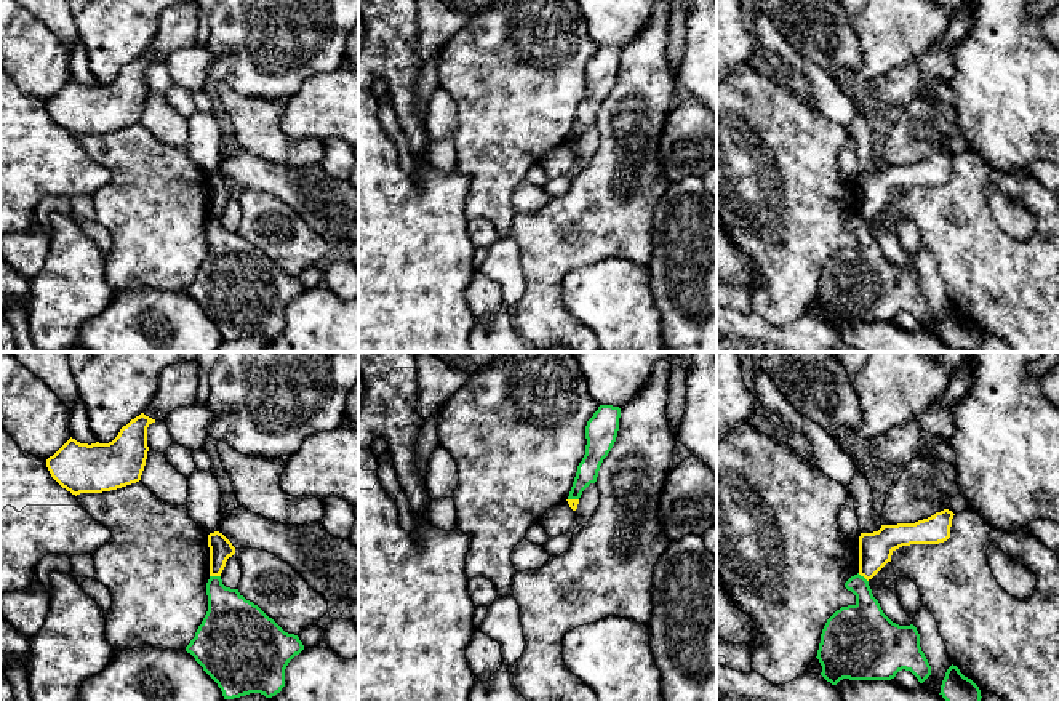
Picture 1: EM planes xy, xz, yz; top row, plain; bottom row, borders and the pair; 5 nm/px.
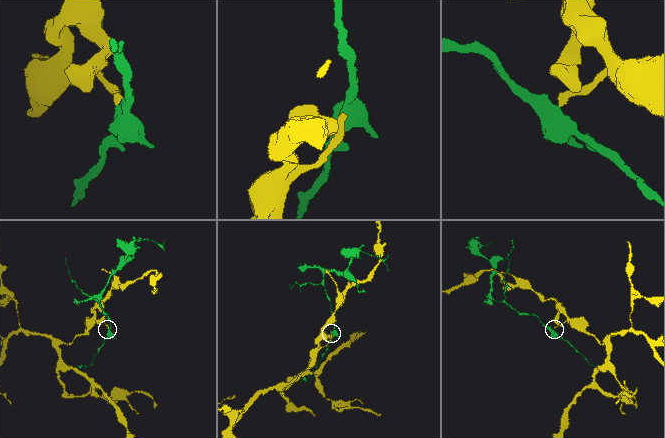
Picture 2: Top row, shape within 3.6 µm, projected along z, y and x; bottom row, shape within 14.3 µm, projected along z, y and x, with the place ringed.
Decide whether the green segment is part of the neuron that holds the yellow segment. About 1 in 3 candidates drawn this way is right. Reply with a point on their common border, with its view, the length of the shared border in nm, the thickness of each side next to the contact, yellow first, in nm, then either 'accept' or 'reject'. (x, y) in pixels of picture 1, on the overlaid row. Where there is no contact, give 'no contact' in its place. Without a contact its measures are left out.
meets yellow in xy at (215, 575); contact 60 nm long; 110 nm thick on the yellow side, 260 nm on the other; reject

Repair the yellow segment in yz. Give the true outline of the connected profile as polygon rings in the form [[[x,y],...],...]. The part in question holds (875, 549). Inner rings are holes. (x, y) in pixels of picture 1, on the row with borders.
[[[944,509],[915,523],[881,525],[878,531],[861,533],[859,536],[859,575],[872,579],[888,562],[896,549],[910,544],[939,544],[950,538],[953,512]]]

